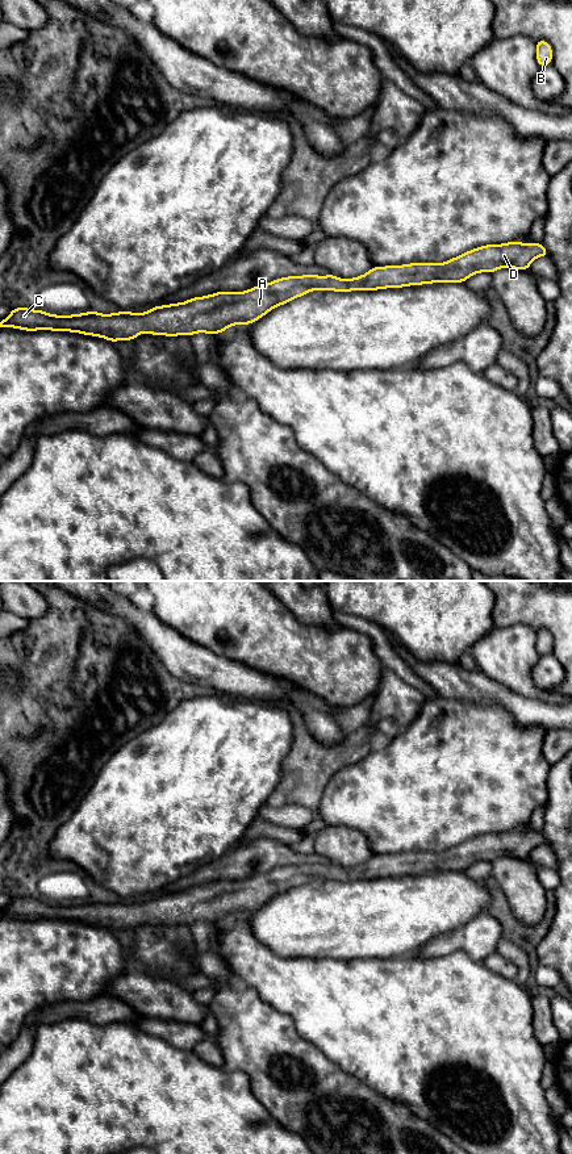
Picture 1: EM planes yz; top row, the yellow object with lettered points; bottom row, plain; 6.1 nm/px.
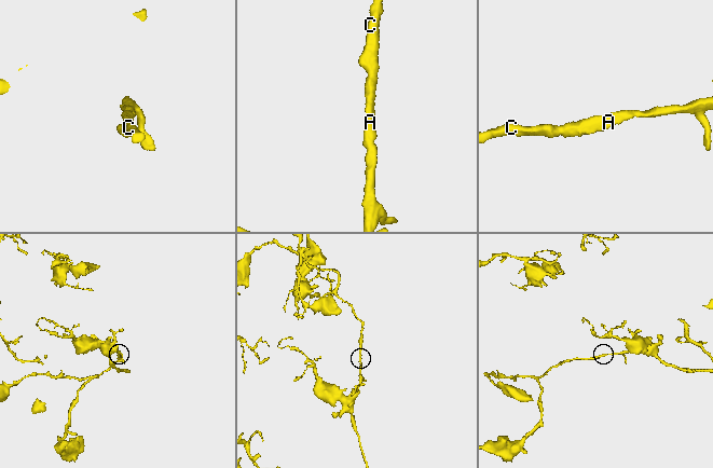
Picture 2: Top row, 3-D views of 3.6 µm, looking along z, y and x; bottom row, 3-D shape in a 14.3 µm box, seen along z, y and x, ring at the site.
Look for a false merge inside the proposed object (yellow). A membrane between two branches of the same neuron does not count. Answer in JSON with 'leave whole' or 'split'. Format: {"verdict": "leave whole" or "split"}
{"verdict": "leave whole"}

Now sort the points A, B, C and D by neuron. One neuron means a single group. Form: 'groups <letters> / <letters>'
groups A B C D

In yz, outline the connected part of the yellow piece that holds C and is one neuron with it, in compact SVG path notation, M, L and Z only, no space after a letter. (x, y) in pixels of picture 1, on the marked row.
M514 241L480 246L441 264L373 265L367 273L345 280L331 273L280 277L245 292L216 292L181 304L158 305L141 314L134 312L101 314L91 310L63 317L43 310L13 308L12 313L0 321L0 327L70 331L100 336L109 342L133 340L142 333L166 336L192 336L196 333L213 335L234 325L251 325L274 308L312 290L377 290L438 281L465 283L479 272L493 273L504 267L526 271L539 256L548 258L543 243Z

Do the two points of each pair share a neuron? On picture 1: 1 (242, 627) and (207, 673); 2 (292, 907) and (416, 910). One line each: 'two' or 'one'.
1: two
2: one

